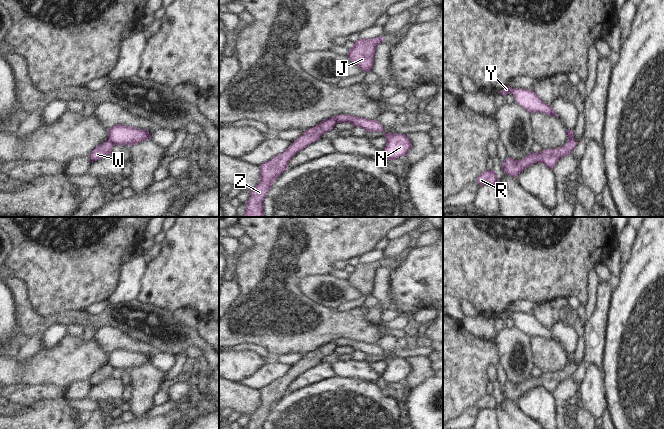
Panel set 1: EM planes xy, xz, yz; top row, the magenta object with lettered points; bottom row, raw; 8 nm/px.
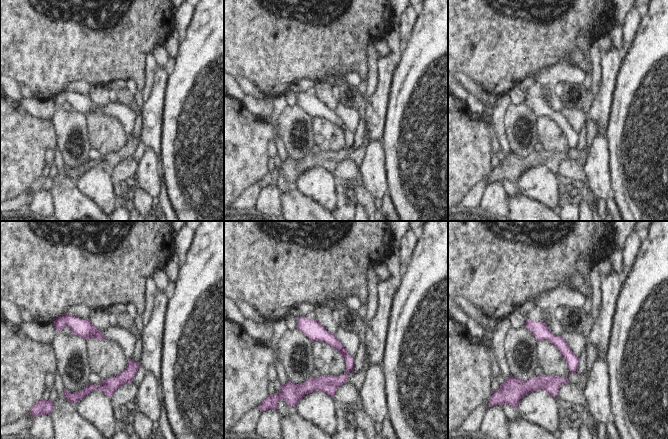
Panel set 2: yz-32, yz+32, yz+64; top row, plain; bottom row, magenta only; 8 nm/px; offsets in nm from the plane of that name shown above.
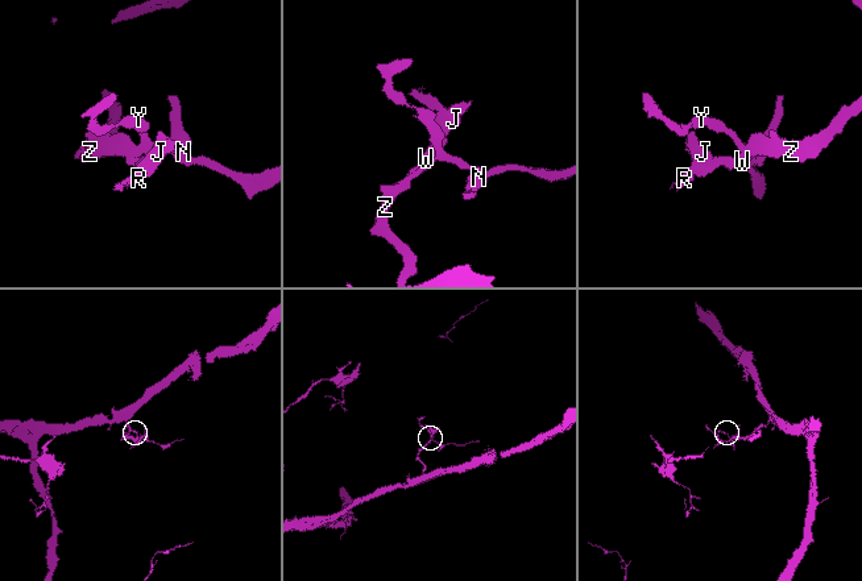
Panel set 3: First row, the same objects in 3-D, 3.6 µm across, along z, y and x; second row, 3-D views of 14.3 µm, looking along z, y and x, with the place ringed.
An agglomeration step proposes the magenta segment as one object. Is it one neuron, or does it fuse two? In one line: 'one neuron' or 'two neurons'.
two neurons

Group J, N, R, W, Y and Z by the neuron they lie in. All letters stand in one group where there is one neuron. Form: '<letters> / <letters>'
J R W Z / N Y

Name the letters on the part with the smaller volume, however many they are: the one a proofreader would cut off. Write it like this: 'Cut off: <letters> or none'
Cut off: N, Y

